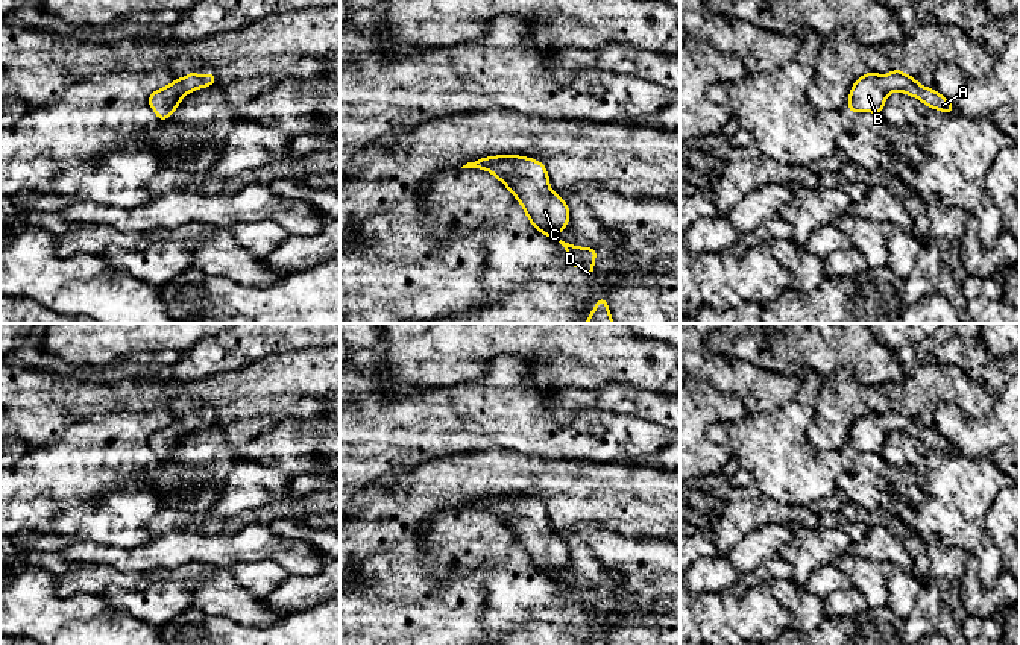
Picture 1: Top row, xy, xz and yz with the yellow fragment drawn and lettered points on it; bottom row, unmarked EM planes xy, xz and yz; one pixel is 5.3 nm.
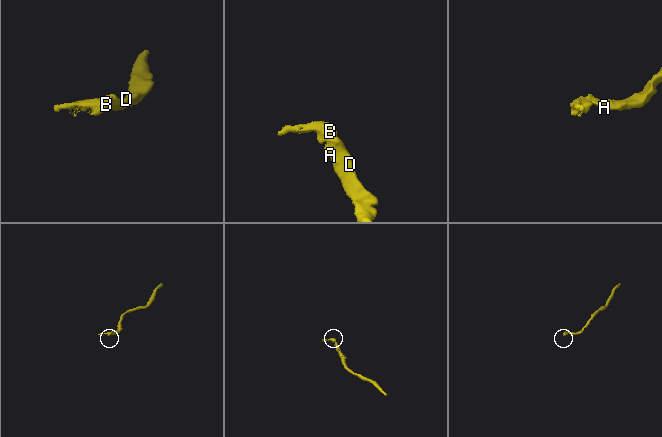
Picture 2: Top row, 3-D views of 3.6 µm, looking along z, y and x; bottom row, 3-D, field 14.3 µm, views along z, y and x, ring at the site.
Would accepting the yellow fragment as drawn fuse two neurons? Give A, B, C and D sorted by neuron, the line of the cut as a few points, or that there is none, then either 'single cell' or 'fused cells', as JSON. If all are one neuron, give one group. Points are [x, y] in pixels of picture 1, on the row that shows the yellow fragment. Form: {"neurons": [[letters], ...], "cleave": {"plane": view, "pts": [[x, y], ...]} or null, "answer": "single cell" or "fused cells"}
{"neurons": [["A", "B", "C", "D"]], "cleave": null, "answer": "single cell"}

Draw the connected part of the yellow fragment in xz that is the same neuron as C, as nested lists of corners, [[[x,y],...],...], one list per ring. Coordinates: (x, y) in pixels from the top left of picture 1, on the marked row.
[[[516,155],[487,156],[468,162],[461,168],[483,168],[495,175],[518,199],[531,225],[568,252],[568,266],[583,267],[586,278],[593,278],[597,249],[577,247],[554,235],[569,222],[566,202],[549,188],[546,167],[533,159]]]

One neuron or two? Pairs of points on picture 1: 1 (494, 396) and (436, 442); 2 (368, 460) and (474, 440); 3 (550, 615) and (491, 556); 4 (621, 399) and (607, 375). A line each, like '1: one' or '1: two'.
1: one
2: one
3: one
4: two

